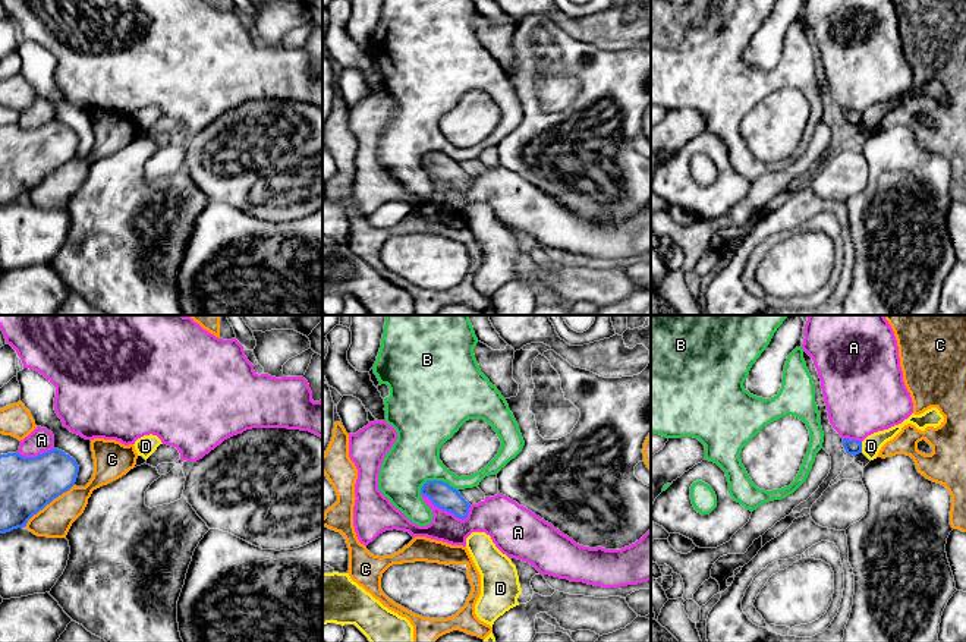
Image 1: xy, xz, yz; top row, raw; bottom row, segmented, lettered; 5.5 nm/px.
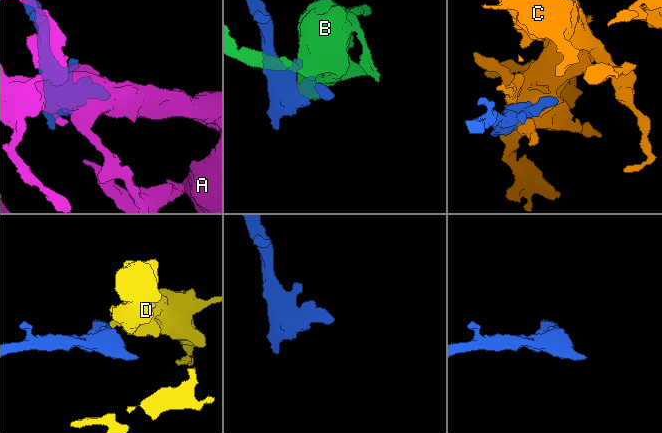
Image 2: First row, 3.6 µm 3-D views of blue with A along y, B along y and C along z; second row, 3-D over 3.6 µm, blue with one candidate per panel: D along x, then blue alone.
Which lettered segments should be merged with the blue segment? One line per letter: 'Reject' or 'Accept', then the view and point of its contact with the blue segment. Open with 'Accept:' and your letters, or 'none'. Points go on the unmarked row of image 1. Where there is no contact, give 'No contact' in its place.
Accept: none
A: Reject. Touches blue at xz (444, 181)
B: Reject. Touches blue at xz (436, 153)
C: Reject. Touches blue at xy (49, 175)
D: Reject. Touches blue at yz (861, 119)

